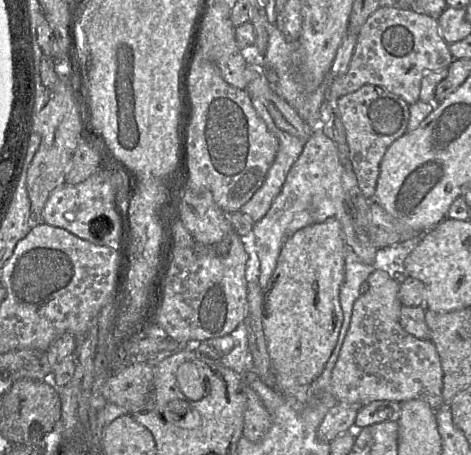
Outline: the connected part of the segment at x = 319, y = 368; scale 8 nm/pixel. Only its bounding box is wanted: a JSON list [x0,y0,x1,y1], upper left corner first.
[263,217,345,384]

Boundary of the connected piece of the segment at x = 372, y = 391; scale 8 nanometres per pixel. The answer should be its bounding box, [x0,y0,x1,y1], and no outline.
[331,270,443,409]

